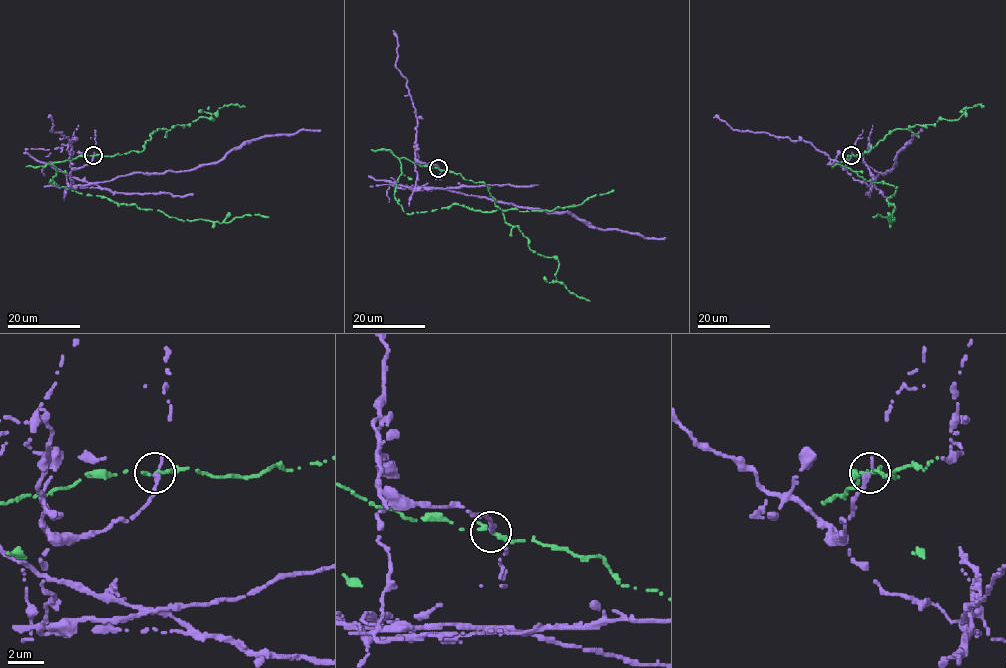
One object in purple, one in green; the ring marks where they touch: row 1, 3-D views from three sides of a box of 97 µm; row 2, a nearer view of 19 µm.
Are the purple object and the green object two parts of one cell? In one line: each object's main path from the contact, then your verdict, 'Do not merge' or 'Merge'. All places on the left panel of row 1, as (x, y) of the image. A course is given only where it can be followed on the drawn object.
Course of purple: (93, 155), (70, 172), (71, 186), (136, 172), (195, 170), (254, 139), (320, 130). Course of green: (93, 155), (53, 162), (56, 173), (49, 182), (182, 221), (221, 223), (245, 214), (268, 217). Do not merge

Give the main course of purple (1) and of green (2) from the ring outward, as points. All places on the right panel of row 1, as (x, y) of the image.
1: (851, 155), (847, 172), (855, 180), (870, 186), (880, 172), (892, 170), (895, 156), (920, 130)
2: (851, 155), (840, 164), (867, 181), (897, 186), (887, 199), (895, 206), (894, 221), (873, 217)

